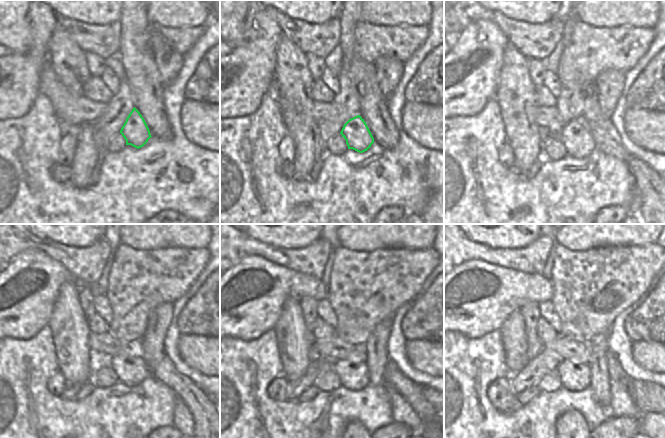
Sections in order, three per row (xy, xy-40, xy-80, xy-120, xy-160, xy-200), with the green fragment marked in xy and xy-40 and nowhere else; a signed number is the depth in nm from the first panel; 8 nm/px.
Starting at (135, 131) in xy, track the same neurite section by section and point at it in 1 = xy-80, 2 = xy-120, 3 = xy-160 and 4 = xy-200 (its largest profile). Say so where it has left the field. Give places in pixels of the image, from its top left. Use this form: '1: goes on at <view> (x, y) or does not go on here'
1: goes on at xy-80 (576, 137)
2: goes on at xy-120 (129, 366)
3: goes on at xy-160 (353, 372)
4: goes on at xy-200 (573, 376)

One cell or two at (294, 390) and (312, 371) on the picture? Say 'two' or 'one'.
one

